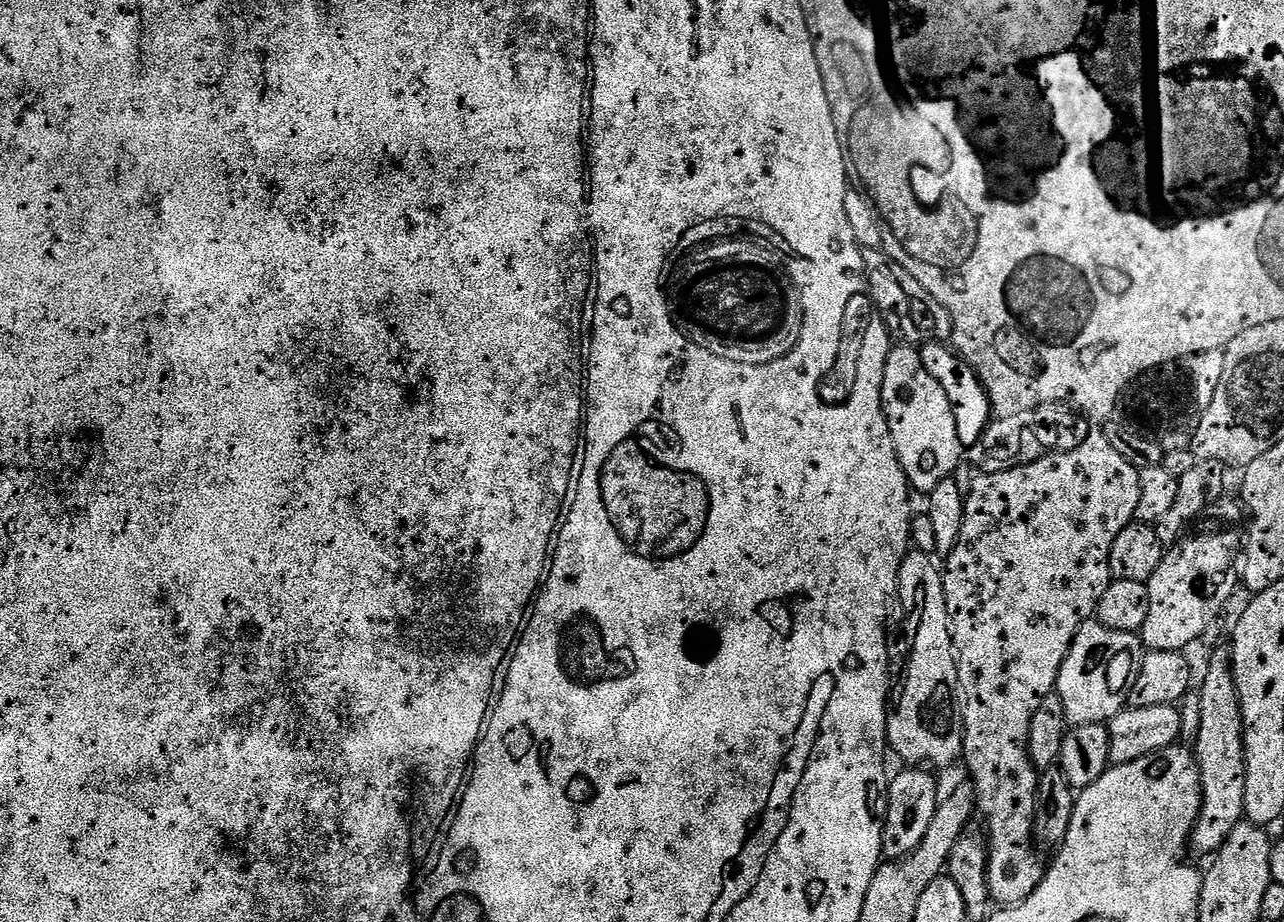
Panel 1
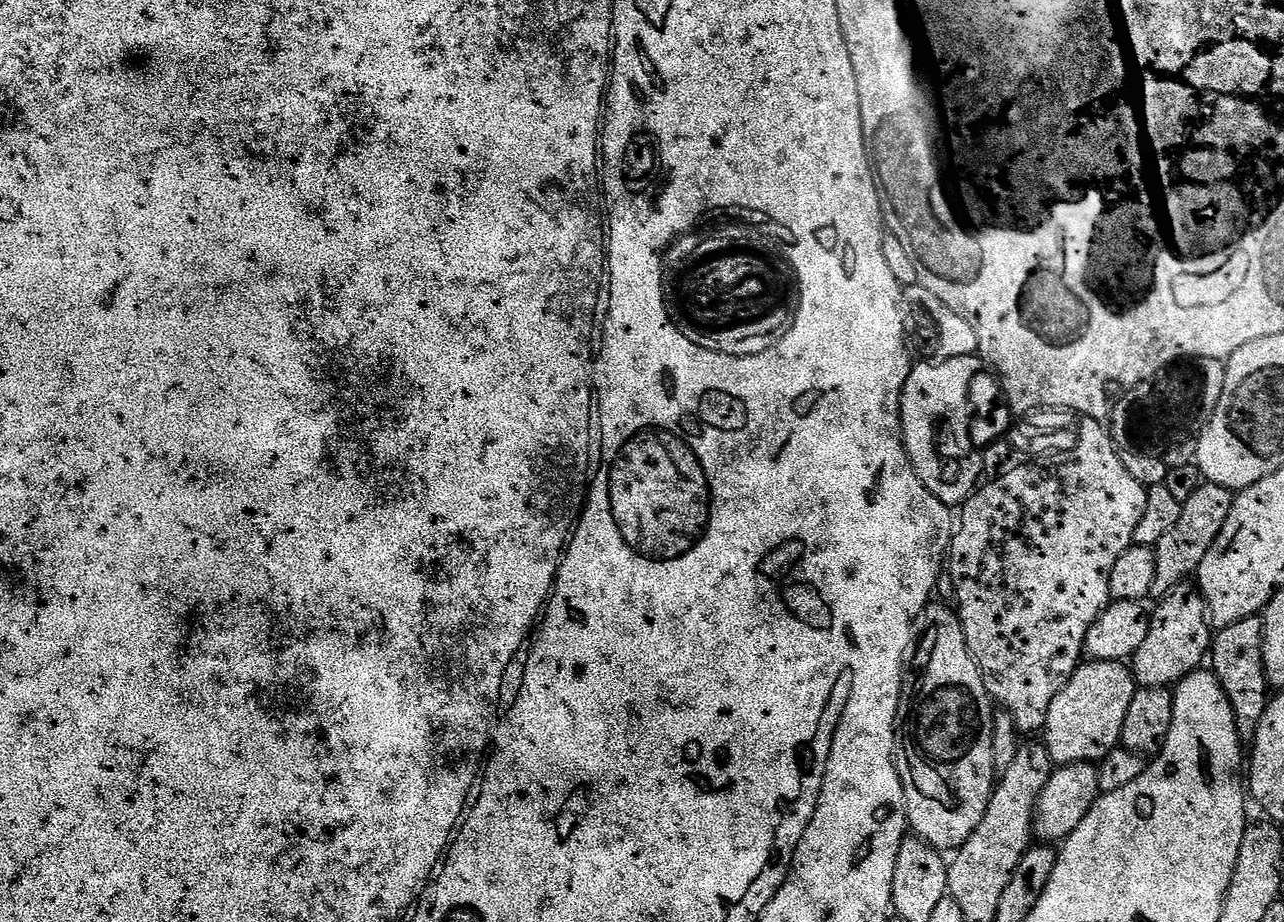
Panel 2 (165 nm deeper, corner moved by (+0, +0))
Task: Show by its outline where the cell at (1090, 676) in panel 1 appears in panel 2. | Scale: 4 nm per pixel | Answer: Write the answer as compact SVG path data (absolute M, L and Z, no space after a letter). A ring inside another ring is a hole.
M1089 659L1081 663L1048 707L1042 729L1053 765L1100 762L1118 748L1123 720L1130 710L1138 685L1127 663L1118 660Z

